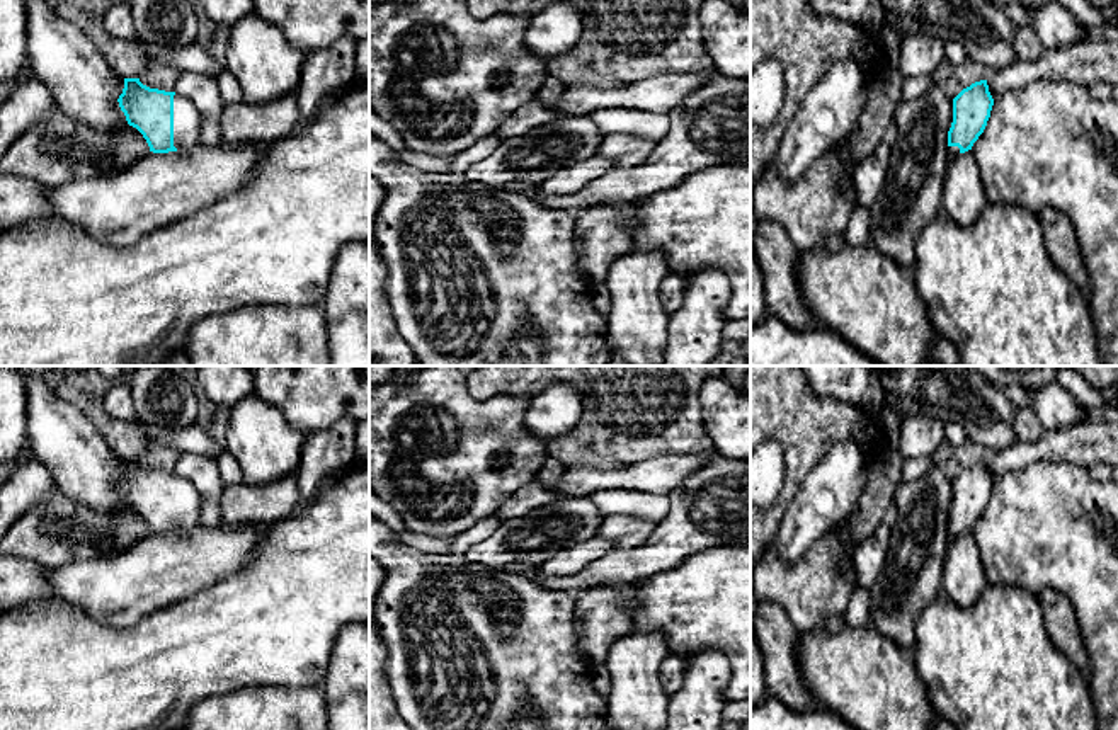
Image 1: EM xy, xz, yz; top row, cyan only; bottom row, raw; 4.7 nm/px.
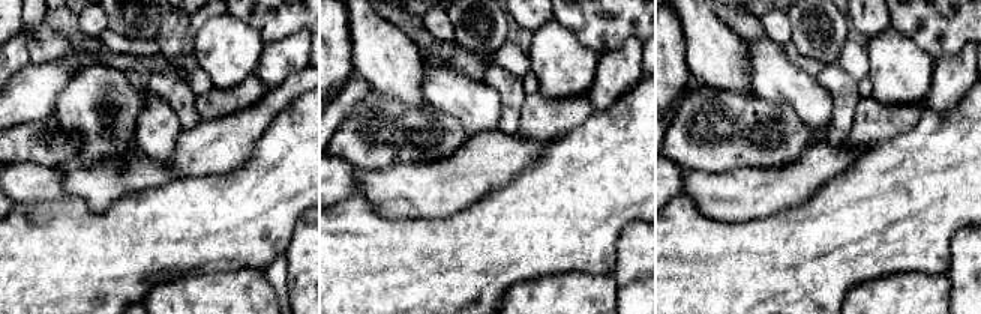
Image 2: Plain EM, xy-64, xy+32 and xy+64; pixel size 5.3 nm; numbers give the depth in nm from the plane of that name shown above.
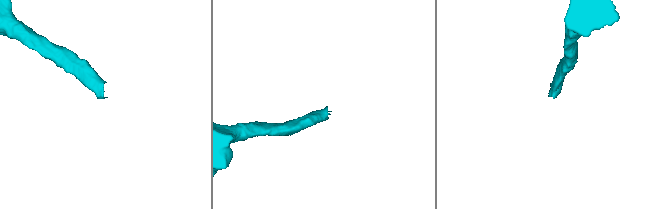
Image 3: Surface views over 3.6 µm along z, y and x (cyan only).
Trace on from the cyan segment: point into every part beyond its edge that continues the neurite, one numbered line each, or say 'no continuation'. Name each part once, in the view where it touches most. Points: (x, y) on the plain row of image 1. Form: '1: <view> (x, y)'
1: xy (186, 501)

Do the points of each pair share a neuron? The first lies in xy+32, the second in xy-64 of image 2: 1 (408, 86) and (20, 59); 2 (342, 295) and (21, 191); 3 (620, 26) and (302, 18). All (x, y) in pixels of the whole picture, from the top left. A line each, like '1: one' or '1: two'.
1: two
2: two
3: one

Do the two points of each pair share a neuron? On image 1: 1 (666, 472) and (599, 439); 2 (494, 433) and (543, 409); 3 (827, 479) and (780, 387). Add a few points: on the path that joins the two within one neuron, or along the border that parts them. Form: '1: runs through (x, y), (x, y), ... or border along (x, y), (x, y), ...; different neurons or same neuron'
1: border along (681, 456), (650, 456), (627, 463), (601, 460); different neurons
2: border along (530, 399), (524, 426), (547, 443); different neurons
3: border along (853, 441), (838, 441), (810, 472), (795, 496); different neurons

